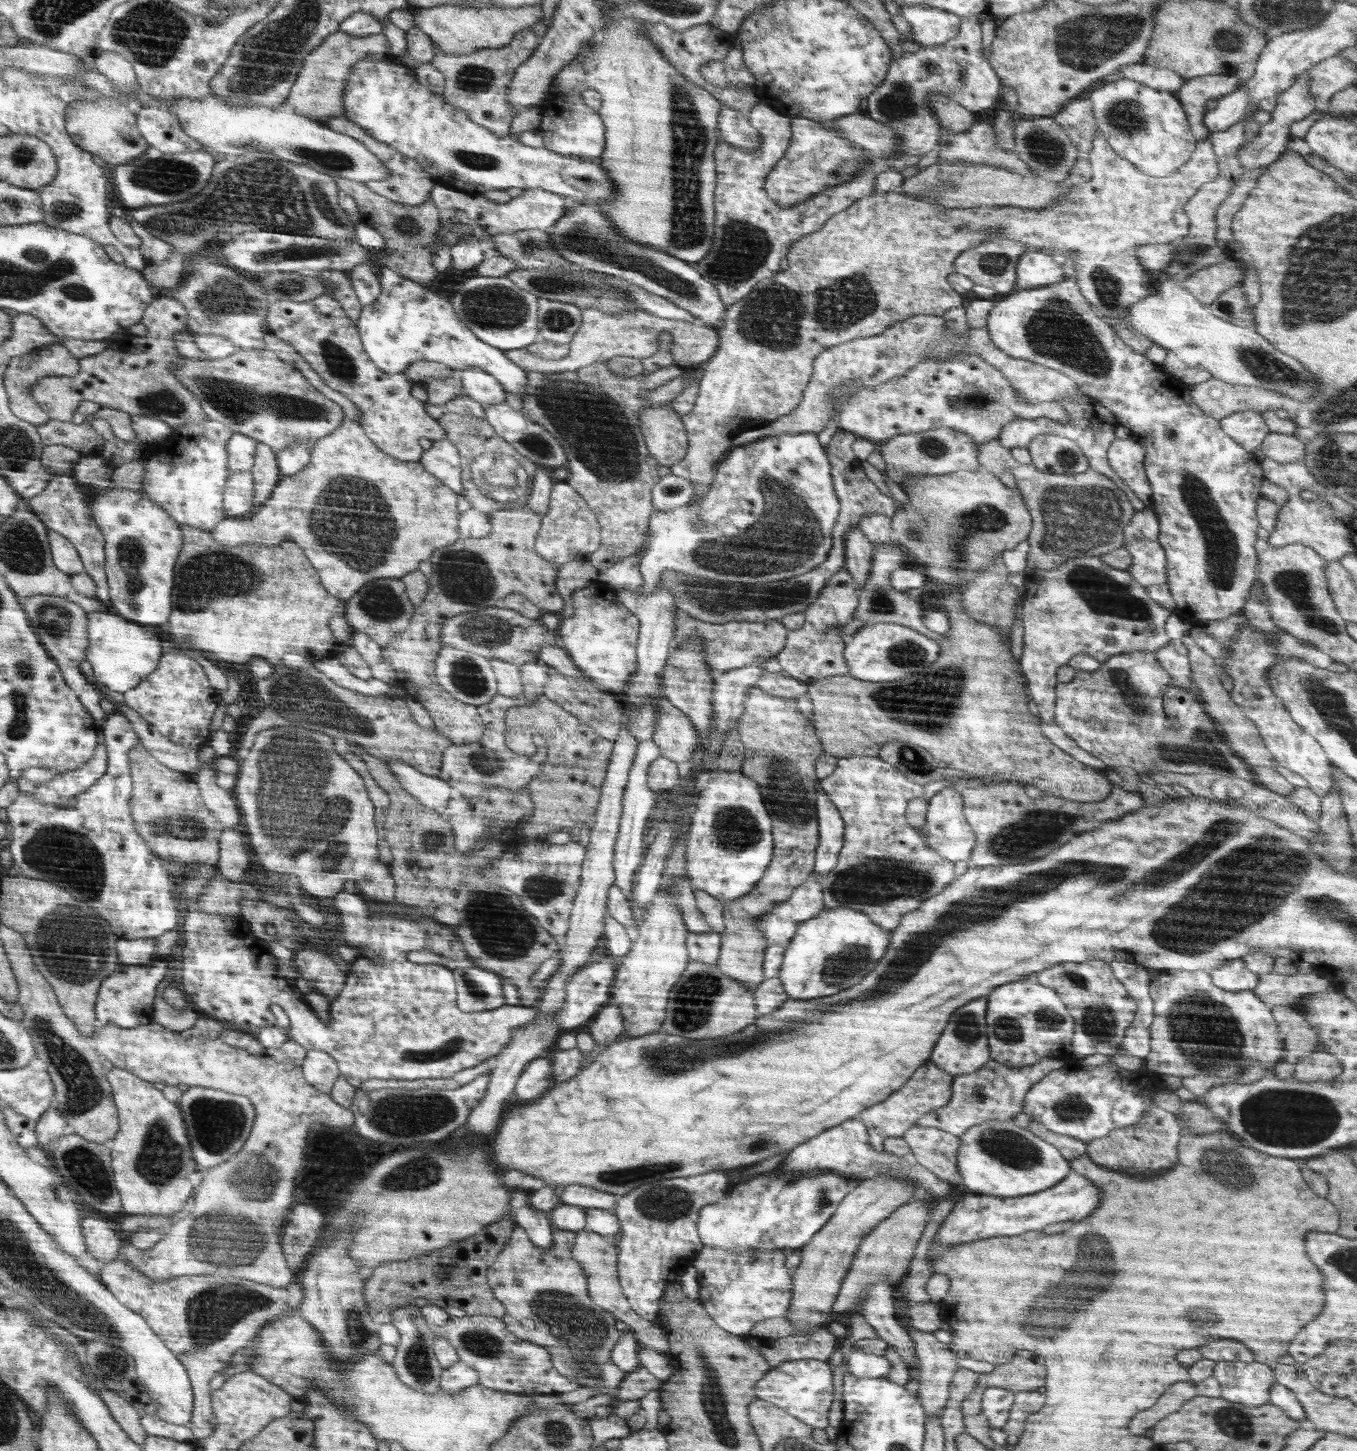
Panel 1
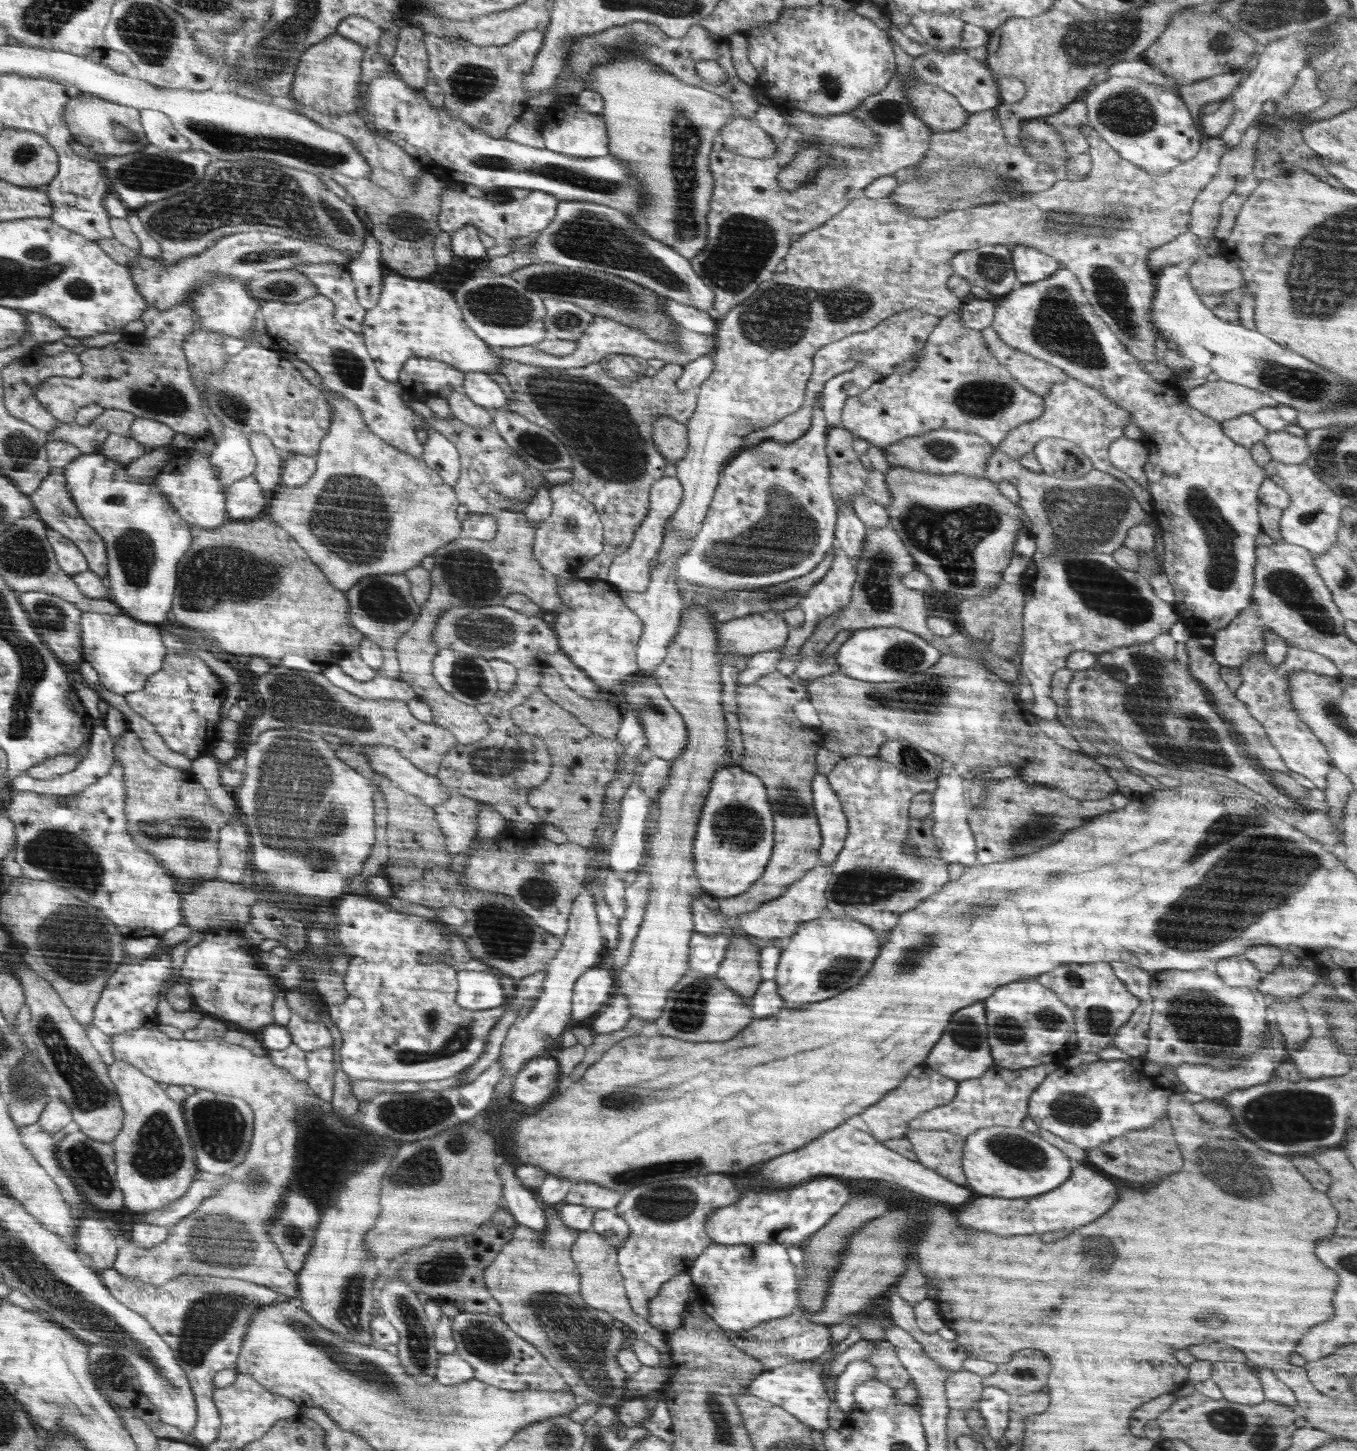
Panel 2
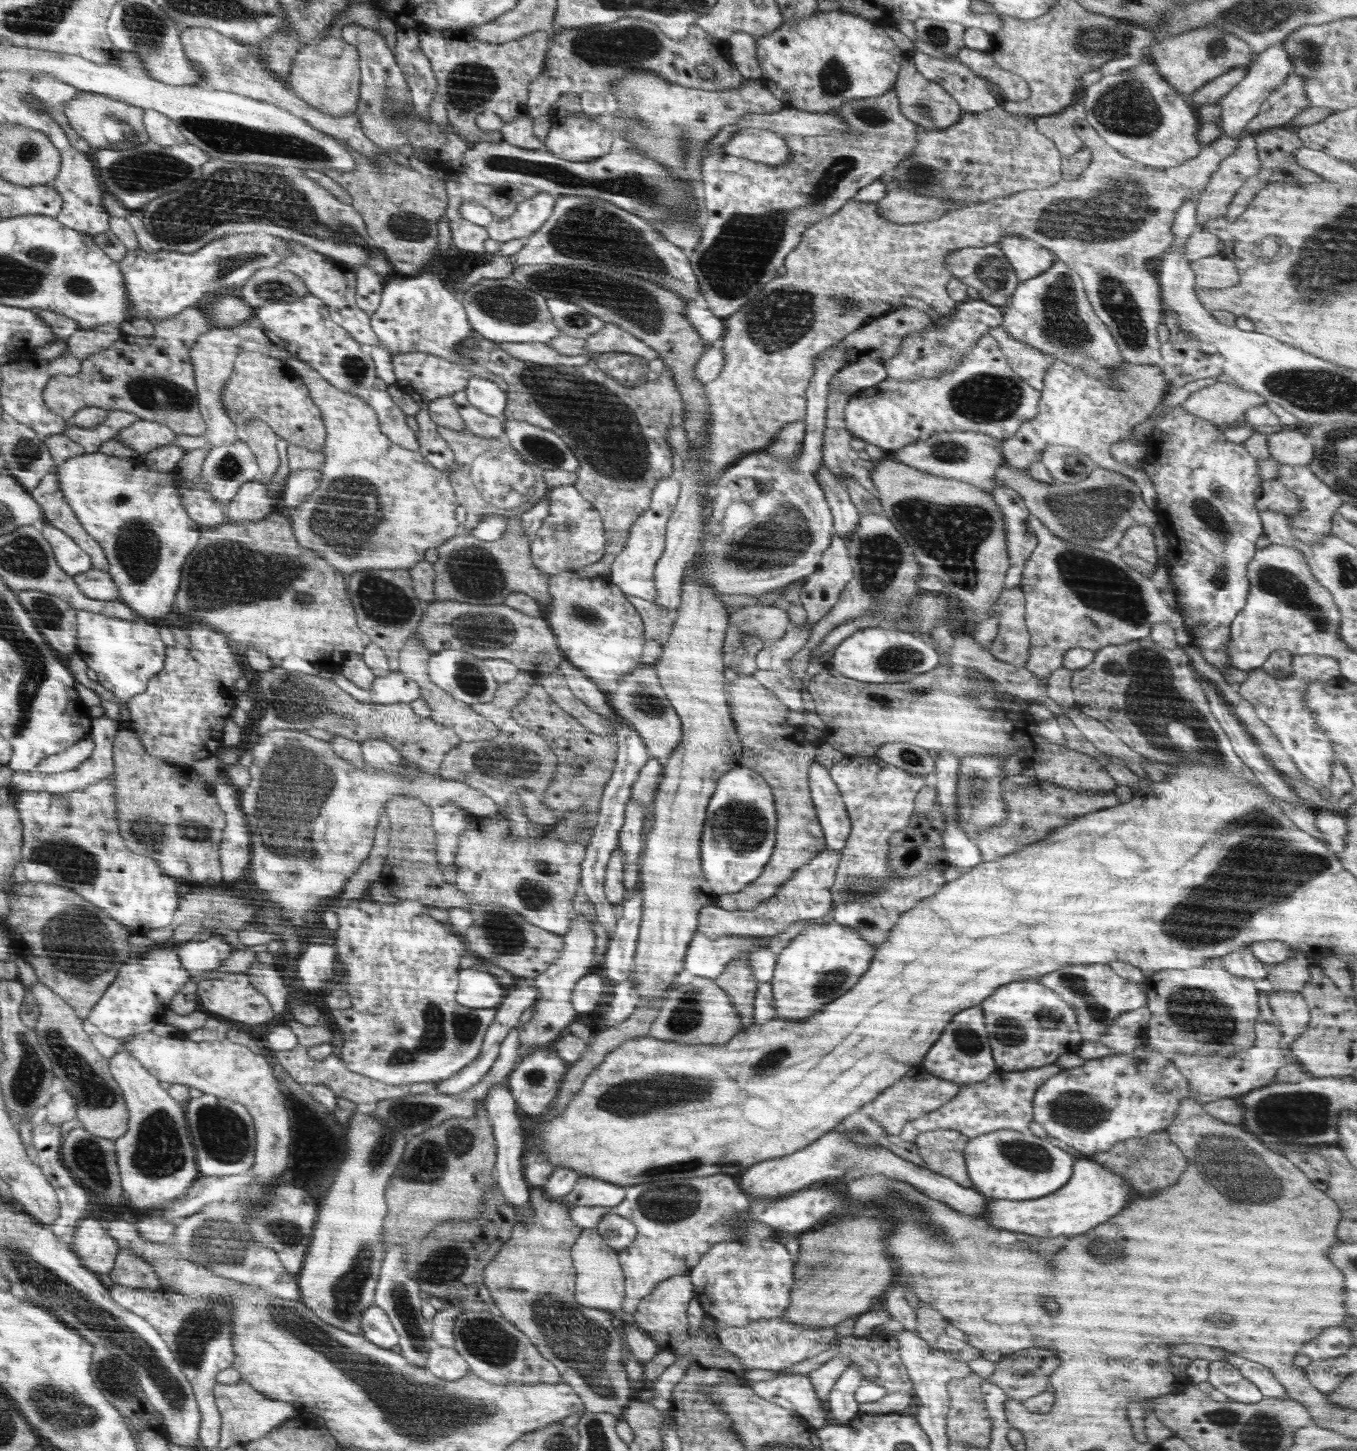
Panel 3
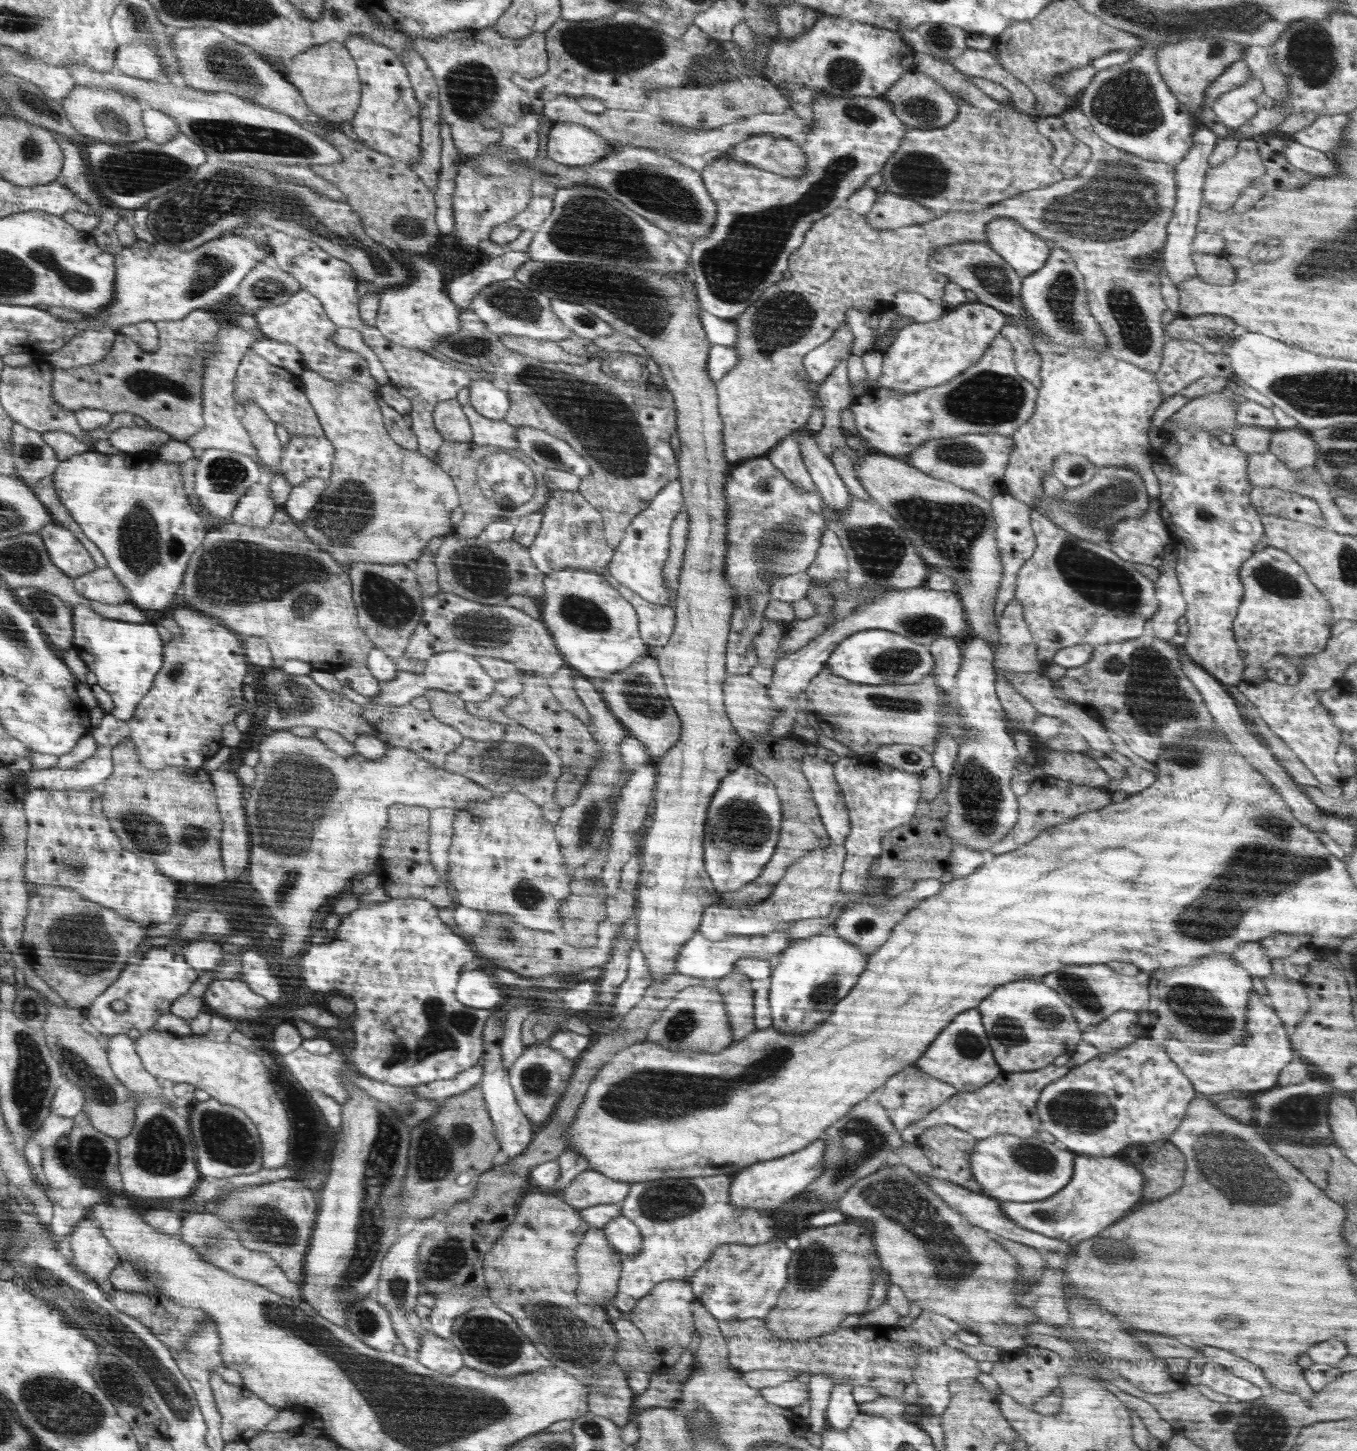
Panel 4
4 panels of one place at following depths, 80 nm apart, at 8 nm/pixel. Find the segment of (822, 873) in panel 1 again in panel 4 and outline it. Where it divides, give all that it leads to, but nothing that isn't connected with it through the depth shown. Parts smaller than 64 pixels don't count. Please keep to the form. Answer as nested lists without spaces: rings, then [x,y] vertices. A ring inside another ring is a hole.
[[[811,753],[801,760],[801,771],[812,788],[813,799],[831,843],[842,845],[851,826],[833,764]]]

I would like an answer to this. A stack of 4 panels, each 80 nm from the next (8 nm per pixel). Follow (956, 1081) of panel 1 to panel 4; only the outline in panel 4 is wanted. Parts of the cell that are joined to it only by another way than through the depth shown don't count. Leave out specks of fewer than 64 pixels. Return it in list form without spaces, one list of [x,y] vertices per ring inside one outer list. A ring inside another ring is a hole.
[[[1081,1040],[1076,1050],[1070,1054],[1070,1060],[1063,1066],[1050,1065],[1036,1071],[1009,1073],[1000,1071],[994,1080],[979,1088],[976,1092],[957,1091],[944,1104],[930,1111],[922,1120],[909,1124],[900,1131],[903,1141],[915,1143],[918,1135],[927,1128],[938,1127],[941,1124],[949,1124],[970,1133],[977,1140],[984,1140],[998,1134],[1013,1134],[1020,1138],[1032,1138],[1038,1136],[1041,1122],[1037,1113],[1037,1102],[1043,1088],[1060,1080],[1070,1069],[1076,1068],[1089,1060],[1092,1060],[1099,1050],[1089,1042]]]

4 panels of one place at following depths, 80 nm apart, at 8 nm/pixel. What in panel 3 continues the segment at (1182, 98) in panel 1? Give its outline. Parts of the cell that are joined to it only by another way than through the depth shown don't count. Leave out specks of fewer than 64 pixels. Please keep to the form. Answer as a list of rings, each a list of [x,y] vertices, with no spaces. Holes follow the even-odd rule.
[[[1238,66],[1232,70],[1221,74],[1218,78],[1207,82],[1201,86],[1197,92],[1191,96],[1190,104],[1217,104],[1237,85],[1248,72],[1247,66]]]

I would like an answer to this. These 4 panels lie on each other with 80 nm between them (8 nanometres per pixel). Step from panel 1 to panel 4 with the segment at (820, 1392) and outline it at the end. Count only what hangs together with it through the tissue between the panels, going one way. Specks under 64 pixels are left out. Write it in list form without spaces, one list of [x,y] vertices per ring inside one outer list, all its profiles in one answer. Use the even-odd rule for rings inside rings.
[[[797,1377],[776,1387],[762,1388],[759,1393],[768,1403],[793,1410],[796,1406],[809,1402],[809,1390],[806,1377]]]

